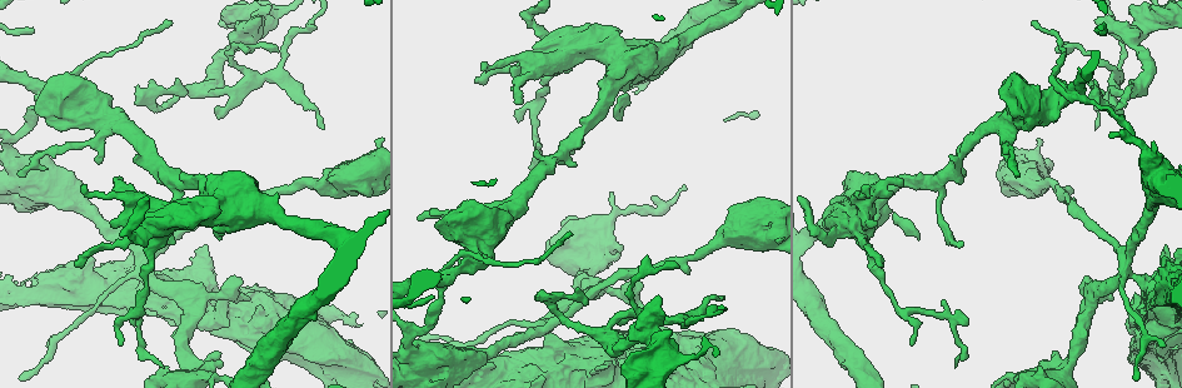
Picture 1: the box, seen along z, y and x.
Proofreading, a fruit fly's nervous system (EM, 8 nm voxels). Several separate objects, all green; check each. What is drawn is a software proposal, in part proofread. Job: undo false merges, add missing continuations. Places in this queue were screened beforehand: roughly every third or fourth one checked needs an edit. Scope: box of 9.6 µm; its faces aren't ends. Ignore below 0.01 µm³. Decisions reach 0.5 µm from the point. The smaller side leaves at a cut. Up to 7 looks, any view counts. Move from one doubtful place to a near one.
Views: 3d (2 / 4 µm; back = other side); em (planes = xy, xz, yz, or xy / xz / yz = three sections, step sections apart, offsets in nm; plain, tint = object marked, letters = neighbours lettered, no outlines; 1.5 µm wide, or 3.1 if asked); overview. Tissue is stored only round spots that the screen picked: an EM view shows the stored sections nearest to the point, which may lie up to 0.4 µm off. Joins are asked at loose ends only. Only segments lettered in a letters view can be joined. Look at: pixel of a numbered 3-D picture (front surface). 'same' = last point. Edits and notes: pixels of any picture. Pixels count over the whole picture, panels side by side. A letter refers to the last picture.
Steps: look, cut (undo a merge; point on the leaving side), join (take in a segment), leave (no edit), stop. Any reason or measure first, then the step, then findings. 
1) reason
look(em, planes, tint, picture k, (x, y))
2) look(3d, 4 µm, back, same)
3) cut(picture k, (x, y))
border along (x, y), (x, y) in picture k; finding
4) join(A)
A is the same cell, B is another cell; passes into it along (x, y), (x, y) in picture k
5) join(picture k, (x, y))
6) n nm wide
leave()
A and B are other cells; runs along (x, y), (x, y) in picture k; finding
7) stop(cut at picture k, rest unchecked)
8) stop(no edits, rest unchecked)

an open end
look(3d, 2 µm, picture 1, (279, 50))

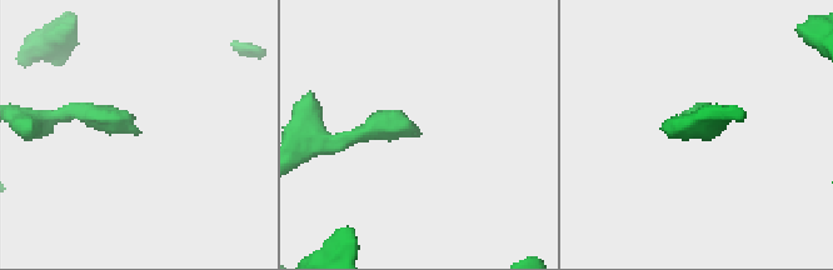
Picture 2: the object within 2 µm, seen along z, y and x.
need the tissue
look(em, planes, letters, picture 2, (141, 133))

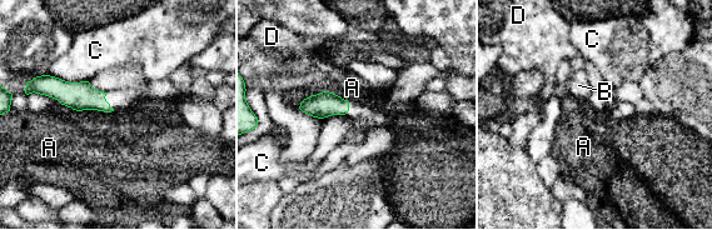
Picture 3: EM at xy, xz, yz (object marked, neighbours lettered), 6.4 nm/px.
leave()
A, B, C and D are other cells; border along (75, 109), (114, 110) in picture 3; none of them fits

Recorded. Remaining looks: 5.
calibre changes
look(3d, 2 µm, picture 1, (207, 87))

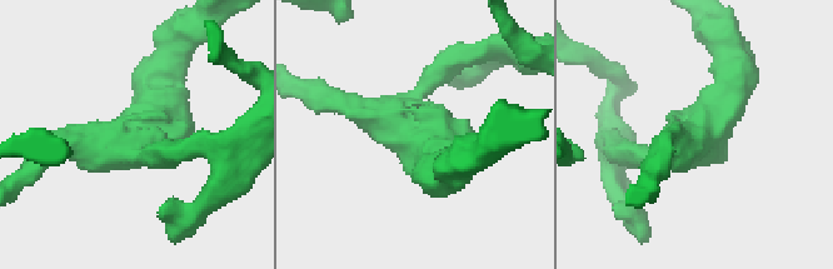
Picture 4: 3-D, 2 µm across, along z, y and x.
now the EM
look(em, planes, letters, picture 4, (417, 123))

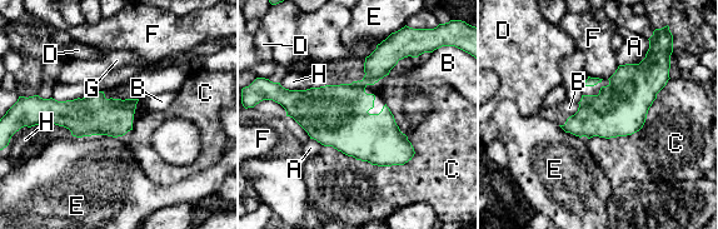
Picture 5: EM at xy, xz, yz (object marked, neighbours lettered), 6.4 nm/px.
leave()
A, B, C, D, E, F, G and H are other cells; border along (323, 144), (378, 165), (415, 153) in picture 5; continuous, no second cell

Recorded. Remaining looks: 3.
end of a long branch
look(3d, 2 µm, picture 1, (169, 23))

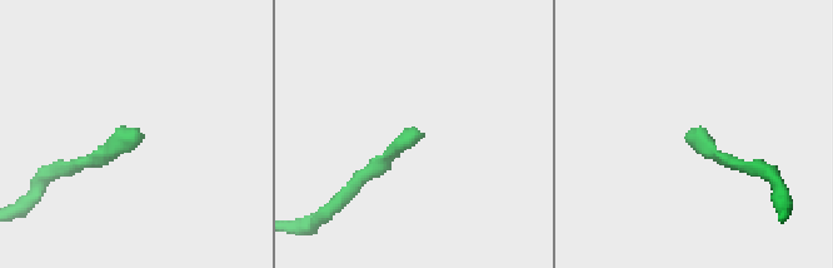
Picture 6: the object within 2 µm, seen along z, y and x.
look(em, xy, step 8, letters, picture 6, (693, 129))

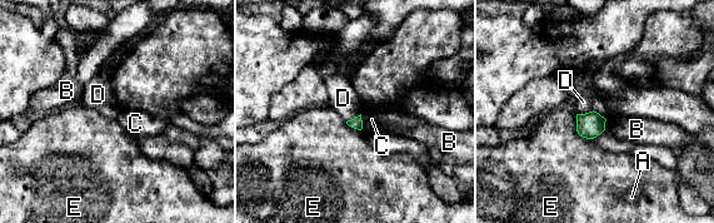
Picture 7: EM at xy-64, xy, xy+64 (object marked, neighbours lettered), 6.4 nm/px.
look(em, planes, letters, same)

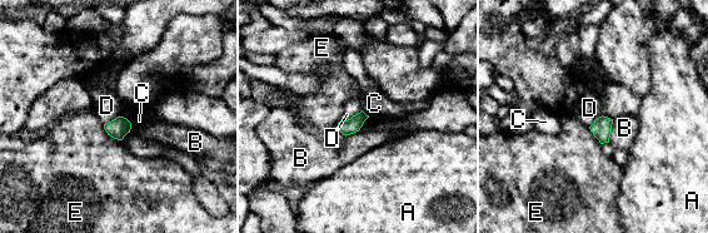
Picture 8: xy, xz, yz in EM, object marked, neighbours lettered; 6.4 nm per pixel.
E touches over 160 nm
leave()
A, B, C, D and E are other cells; no lettered segment goes on from it

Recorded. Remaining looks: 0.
stop(no edits, rest unchecked)

